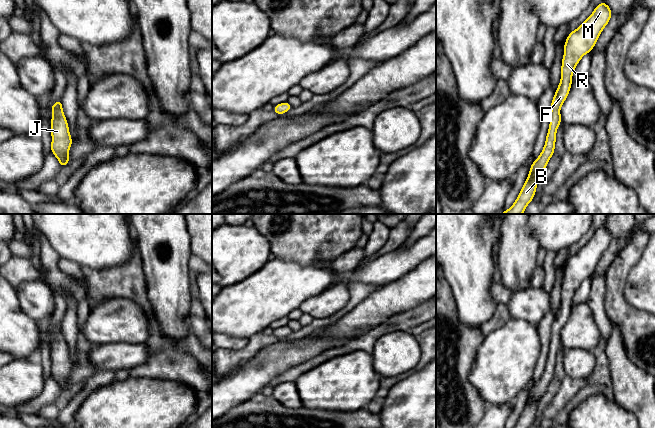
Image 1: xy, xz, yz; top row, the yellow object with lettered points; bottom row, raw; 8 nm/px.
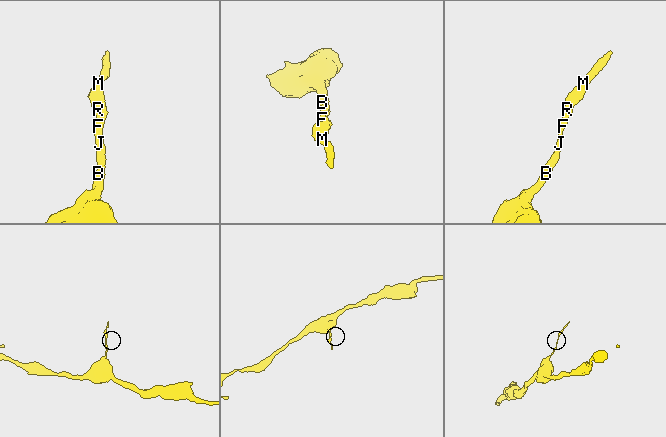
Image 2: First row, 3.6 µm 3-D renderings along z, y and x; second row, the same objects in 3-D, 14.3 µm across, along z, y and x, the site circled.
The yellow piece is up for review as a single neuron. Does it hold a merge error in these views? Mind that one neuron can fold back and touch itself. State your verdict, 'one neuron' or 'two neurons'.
one neuron

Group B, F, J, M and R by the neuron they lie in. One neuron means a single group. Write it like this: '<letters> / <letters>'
B F J M R

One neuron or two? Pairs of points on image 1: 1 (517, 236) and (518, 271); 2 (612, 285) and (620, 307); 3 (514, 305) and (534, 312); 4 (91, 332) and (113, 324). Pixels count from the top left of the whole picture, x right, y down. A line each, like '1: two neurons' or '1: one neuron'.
1: one neuron
2: one neuron
3: one neuron
4: one neuron

